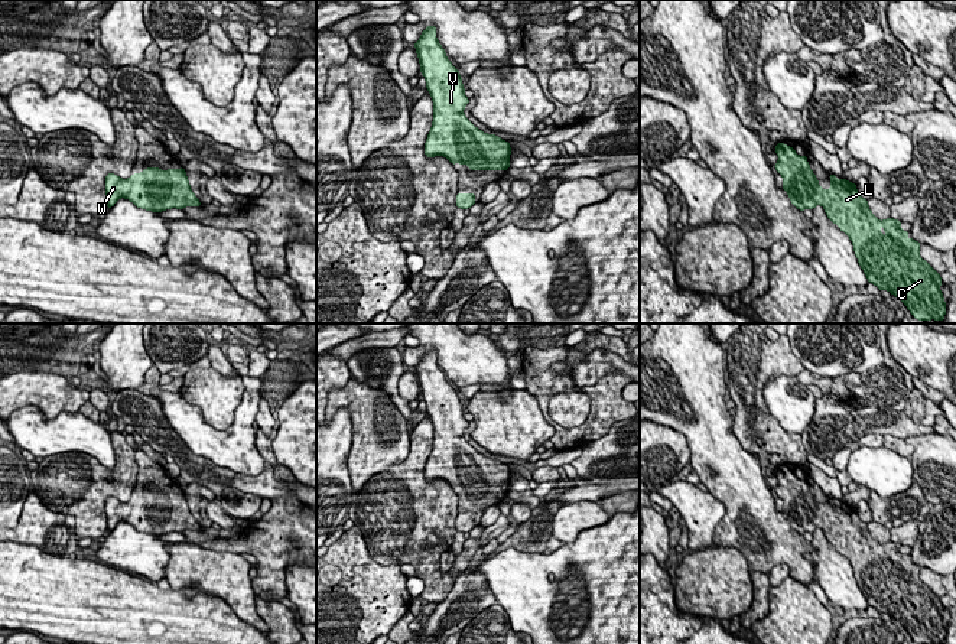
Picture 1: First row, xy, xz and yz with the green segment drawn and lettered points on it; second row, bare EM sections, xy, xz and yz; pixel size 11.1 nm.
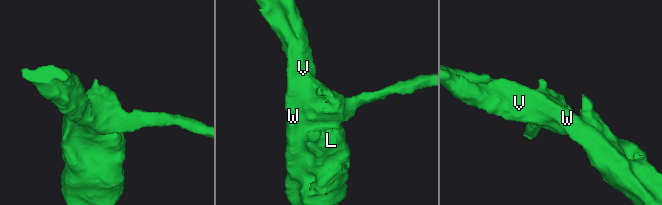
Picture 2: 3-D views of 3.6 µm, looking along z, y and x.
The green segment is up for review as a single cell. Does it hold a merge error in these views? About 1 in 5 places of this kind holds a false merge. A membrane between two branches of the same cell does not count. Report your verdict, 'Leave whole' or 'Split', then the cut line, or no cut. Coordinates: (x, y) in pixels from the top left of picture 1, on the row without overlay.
Leave whole. No split

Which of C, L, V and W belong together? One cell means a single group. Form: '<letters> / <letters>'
C L V W

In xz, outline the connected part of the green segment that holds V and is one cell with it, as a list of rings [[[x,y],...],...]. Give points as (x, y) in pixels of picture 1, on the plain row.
[[[427,348],[414,371],[420,397],[433,423],[433,446],[425,478],[445,479],[452,488],[468,488],[469,494],[507,494],[510,466],[481,455],[465,440],[469,422],[464,419],[459,393],[451,387],[436,362],[436,349]]]

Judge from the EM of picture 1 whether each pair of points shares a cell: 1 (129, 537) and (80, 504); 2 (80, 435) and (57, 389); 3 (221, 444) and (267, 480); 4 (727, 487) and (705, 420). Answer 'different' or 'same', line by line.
1: different
2: different
3: different
4: same

